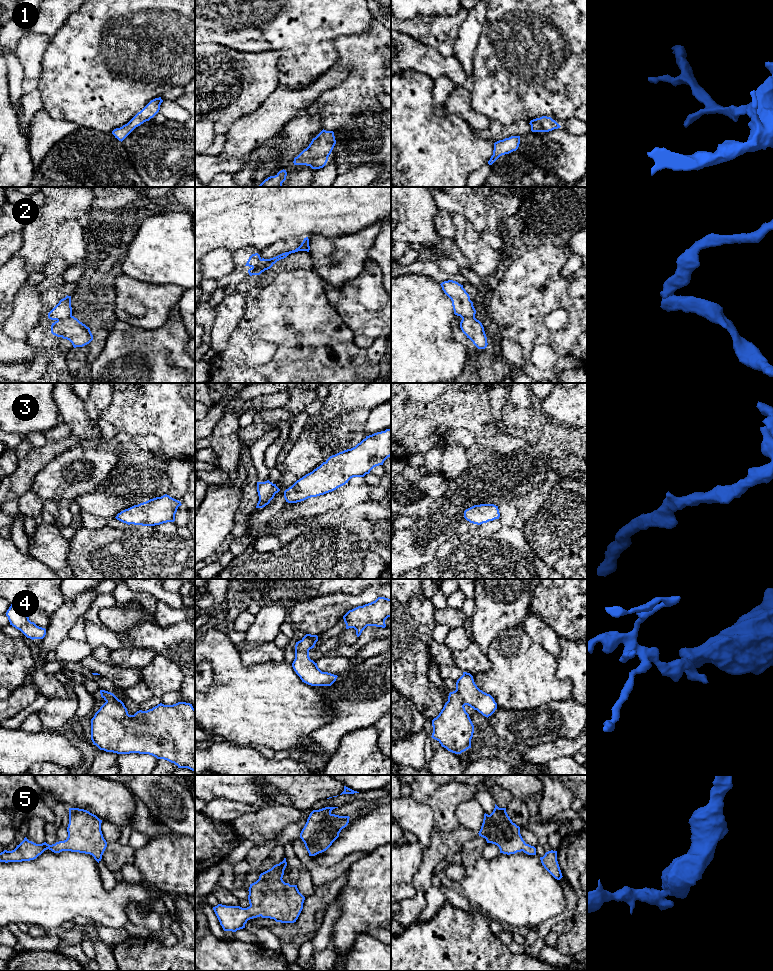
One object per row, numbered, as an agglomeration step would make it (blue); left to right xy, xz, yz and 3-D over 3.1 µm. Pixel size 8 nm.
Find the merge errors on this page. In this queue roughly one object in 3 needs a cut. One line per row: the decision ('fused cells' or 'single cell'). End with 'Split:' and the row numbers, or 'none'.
1: single cell
2: fused cells
3: single cell
4: single cell
5: single cell
Split: 2

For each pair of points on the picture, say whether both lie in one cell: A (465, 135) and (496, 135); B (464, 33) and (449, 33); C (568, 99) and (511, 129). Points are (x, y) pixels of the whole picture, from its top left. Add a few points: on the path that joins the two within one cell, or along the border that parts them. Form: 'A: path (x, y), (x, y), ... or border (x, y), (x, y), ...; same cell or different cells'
A: border (474, 131), (478, 138), (490, 140), (493, 143); different cells
B: border (463, 21), (454, 44), (453, 54); different cells
C: border (528, 122), (516, 121), (502, 124); different cells

